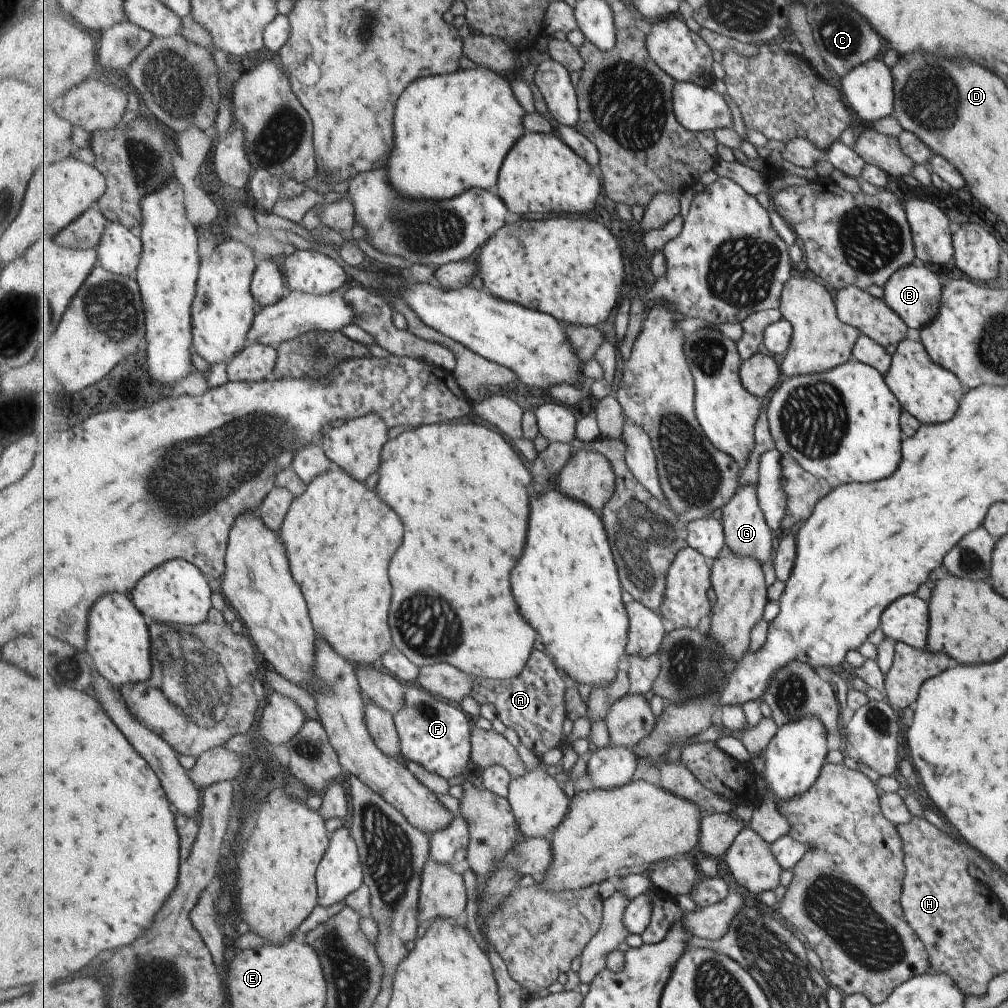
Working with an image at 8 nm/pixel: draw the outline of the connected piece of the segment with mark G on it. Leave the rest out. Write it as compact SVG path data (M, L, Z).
M749 484L749 486L737 489L736 496L722 508L720 521L725 529L726 547L729 550L733 550L739 556L756 558L761 566L768 562L771 552L773 552L773 532L771 532L772 527L765 520L764 510L761 510L758 486Z

